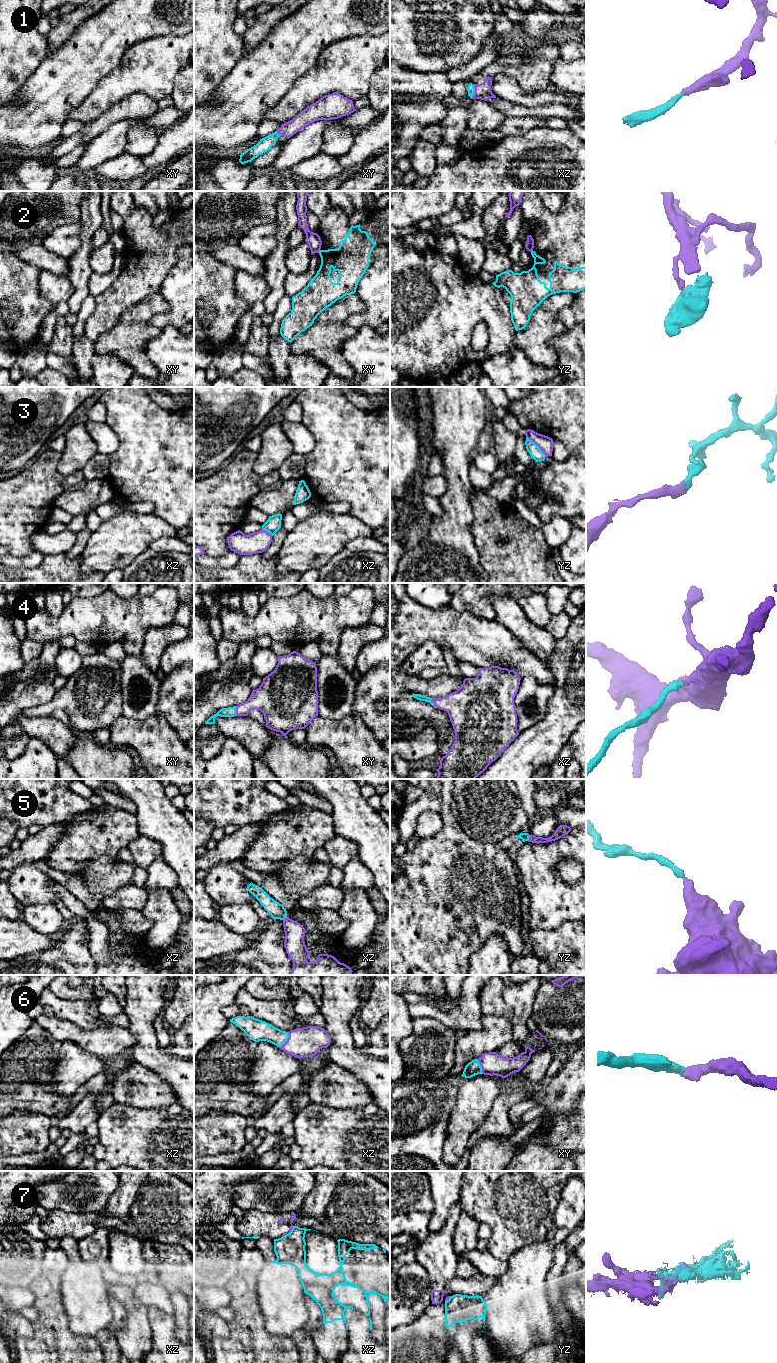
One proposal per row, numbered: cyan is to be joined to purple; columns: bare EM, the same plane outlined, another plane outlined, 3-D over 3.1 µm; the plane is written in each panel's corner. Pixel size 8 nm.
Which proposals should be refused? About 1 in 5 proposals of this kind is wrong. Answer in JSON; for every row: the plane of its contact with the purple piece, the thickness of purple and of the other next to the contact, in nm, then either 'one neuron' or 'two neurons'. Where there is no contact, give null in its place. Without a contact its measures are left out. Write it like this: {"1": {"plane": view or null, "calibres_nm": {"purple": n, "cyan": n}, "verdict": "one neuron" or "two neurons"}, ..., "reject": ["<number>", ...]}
{"1": {"plane": "xz", "calibres_nm": {"purple": 130, "cyan": 60}, "verdict": "one neuron"}, "2": {"plane": "xy", "calibres_nm": {"purple": 110, "cyan": 240}, "verdict": "two neurons"}, "3": {"plane": "yz", "calibres_nm": {"purple": 120, "cyan": 90}, "verdict": "two neurons"}, "4": {"plane": "xy", "calibres_nm": {"purple": 200, "cyan": 80}, "verdict": "one neuron"}, "5": {"plane": "yz", "calibres_nm": {"purple": 80, "cyan": 60}, "verdict": "one neuron"}, "6": {"plane": "xz", "calibres_nm": {"purple": 240, "cyan": 170}, "verdict": "one neuron"}, "7": {"plane": "xz", "calibres_nm": {"purple": 40, "cyan": 240}, "verdict": "two neurons"}, "reject": ["2", "3", "7"]}

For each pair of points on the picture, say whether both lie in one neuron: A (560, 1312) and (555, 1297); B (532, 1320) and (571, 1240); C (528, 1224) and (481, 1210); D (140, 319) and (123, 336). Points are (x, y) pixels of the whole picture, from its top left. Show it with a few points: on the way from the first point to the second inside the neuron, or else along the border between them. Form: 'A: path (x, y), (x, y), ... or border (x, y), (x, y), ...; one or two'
A: path (558, 1308), (556, 1301); one
B: border (575, 1226), (563, 1240); two
C: path (516, 1212), (493, 1210); one
D: path (136, 323), (127, 332); one

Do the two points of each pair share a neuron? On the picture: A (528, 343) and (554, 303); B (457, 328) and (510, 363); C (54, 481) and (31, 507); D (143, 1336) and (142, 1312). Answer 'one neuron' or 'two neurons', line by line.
A: one neuron
B: two neurons
C: one neuron
D: one neuron

